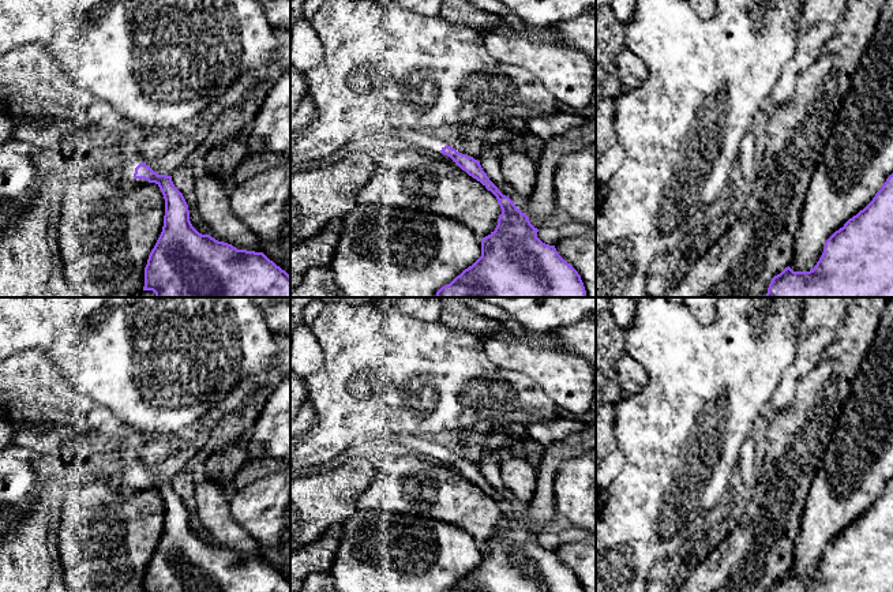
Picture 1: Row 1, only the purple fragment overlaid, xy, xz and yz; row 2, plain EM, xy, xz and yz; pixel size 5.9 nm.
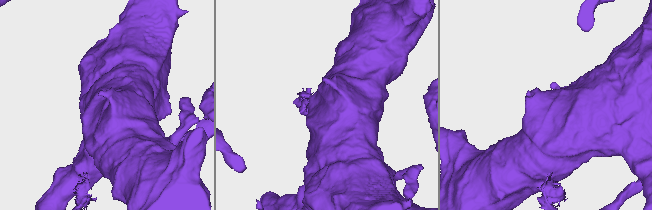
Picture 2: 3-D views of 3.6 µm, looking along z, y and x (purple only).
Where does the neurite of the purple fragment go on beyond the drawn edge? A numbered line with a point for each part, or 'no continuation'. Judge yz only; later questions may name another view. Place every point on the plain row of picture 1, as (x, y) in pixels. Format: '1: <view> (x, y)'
no continuation

